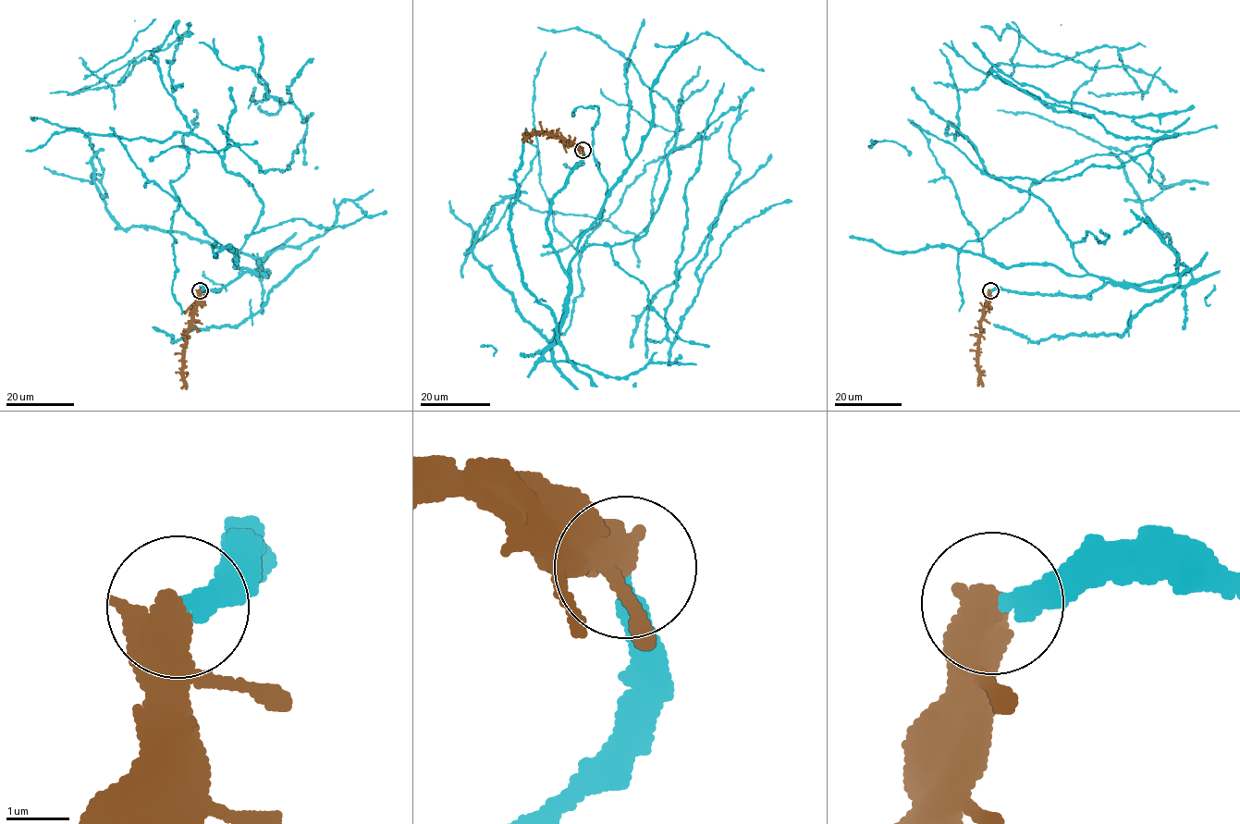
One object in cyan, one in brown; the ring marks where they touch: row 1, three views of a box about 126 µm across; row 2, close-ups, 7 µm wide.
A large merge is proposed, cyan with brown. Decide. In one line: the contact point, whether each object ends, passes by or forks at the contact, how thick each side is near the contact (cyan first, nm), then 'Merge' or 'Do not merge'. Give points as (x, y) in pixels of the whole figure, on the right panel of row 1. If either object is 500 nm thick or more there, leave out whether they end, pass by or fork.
Place: (990, 290). Thickness 240 nm (cyan) against 650 nm. Do not merge

